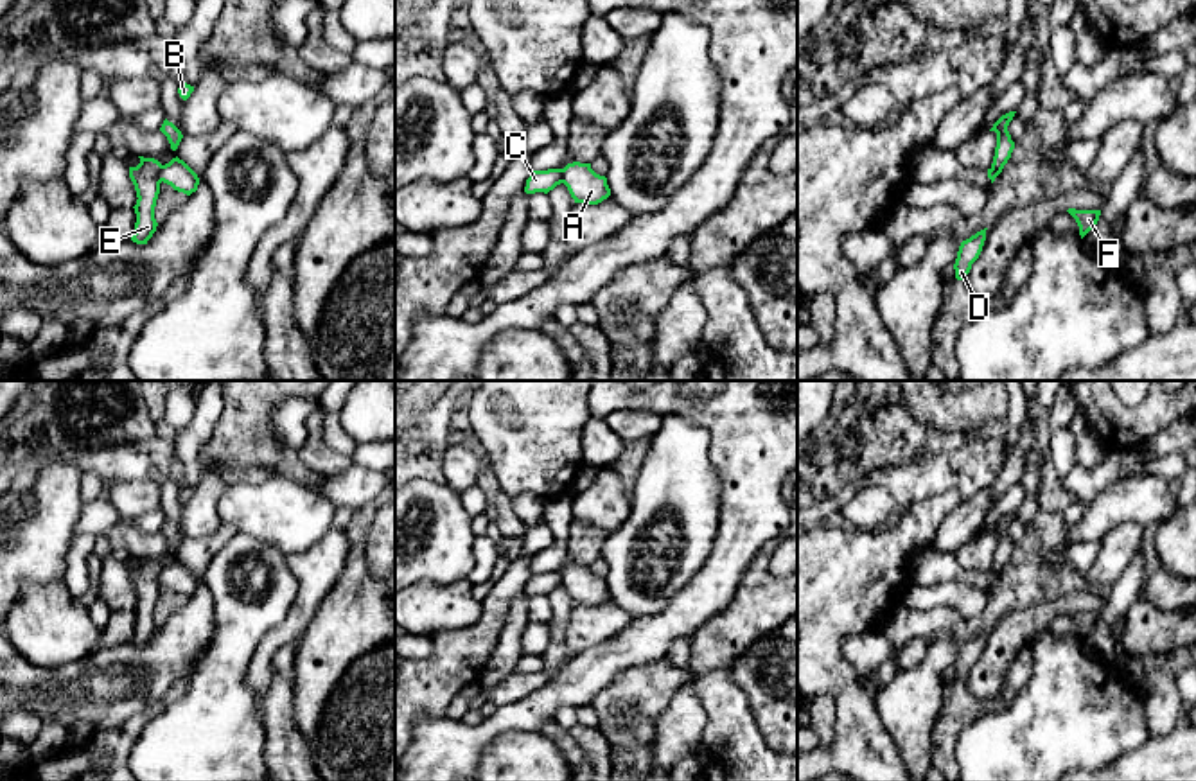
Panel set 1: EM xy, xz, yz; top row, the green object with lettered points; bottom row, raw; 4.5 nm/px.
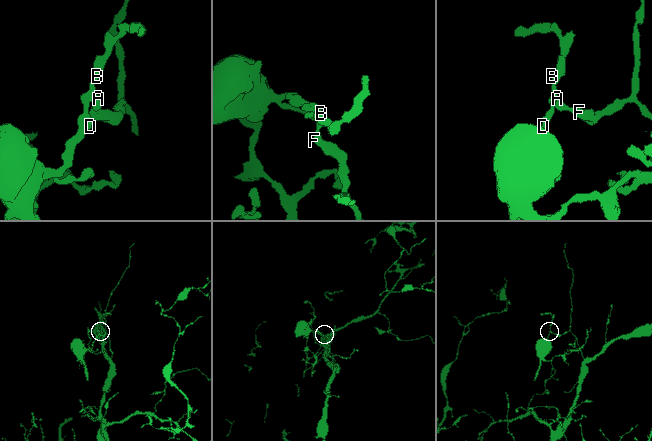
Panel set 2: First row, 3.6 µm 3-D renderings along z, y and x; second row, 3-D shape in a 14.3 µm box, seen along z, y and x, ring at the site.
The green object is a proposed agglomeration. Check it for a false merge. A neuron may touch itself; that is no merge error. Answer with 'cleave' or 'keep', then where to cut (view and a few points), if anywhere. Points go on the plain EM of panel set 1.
cleave | xy (162, 568), (160, 582)

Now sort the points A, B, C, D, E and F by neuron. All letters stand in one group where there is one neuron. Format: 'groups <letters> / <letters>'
groups A F / B C D E

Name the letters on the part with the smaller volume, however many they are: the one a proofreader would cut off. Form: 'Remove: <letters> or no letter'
Remove: B, C, D, E

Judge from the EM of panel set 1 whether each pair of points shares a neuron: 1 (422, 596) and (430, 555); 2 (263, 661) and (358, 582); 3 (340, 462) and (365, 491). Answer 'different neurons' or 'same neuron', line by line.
1: different neurons
2: different neurons
3: different neurons

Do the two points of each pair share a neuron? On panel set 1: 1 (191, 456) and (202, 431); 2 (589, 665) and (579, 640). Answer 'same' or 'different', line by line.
1: same
2: different

